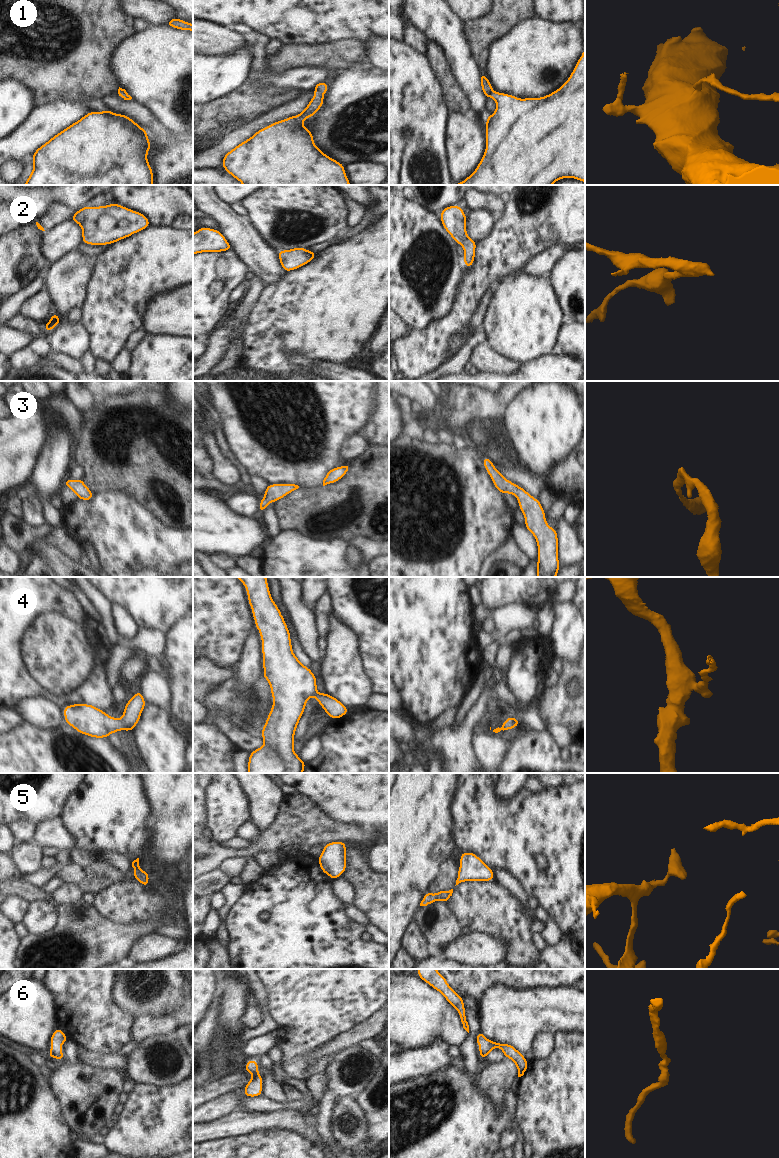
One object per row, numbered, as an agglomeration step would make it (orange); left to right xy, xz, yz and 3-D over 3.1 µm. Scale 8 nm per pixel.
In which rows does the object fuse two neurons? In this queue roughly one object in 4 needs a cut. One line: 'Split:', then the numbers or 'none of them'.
Split: none of them

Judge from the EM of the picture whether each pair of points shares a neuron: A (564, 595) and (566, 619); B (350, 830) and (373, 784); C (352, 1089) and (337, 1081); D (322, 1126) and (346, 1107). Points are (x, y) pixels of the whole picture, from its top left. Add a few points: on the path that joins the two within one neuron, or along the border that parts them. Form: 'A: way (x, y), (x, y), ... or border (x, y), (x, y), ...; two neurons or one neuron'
A: border (569, 601), (554, 604); two neurons
B: border (330, 817), (336, 821), (354, 824), (373, 832); two neurons
C: way (348, 1087), (341, 1082); one neuron
D: border (339, 1097), (330, 1123), (336, 1142); two neurons

